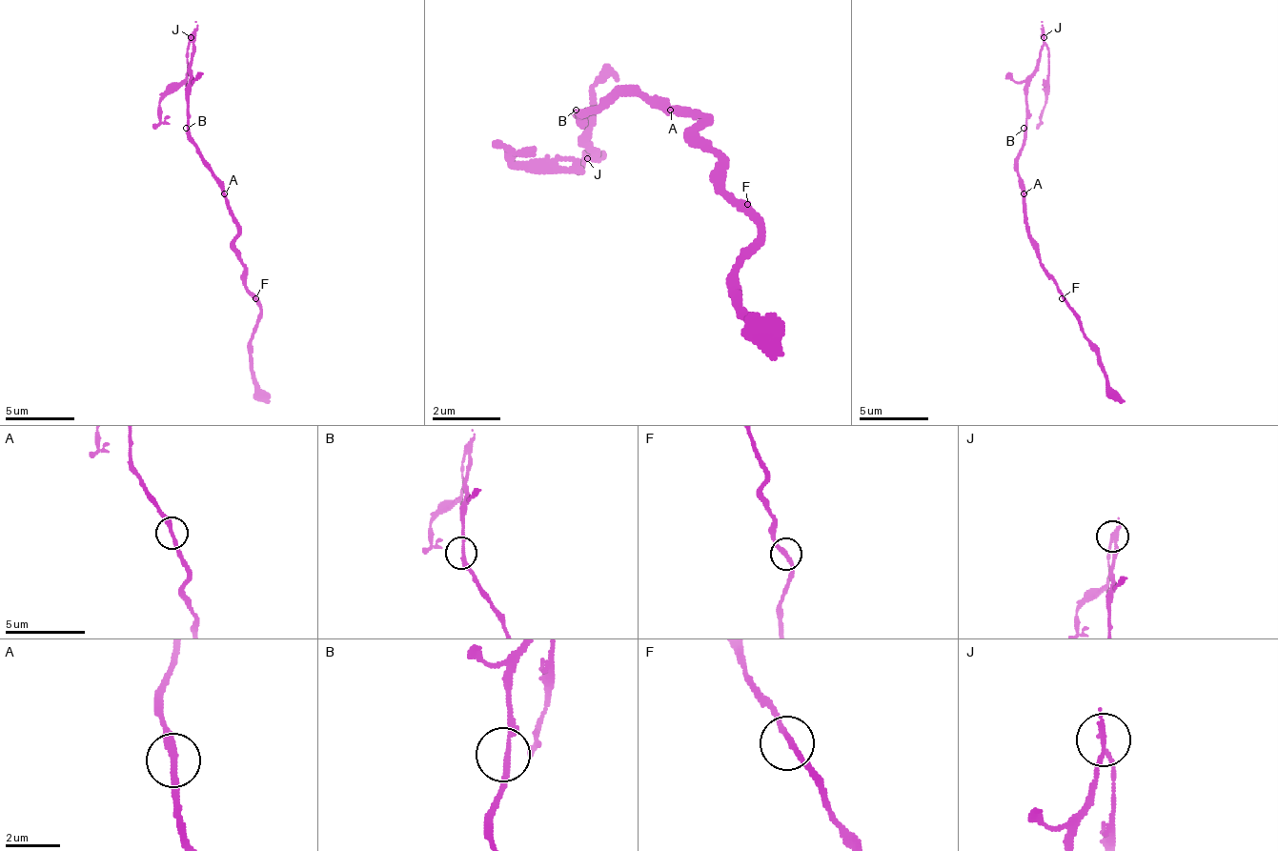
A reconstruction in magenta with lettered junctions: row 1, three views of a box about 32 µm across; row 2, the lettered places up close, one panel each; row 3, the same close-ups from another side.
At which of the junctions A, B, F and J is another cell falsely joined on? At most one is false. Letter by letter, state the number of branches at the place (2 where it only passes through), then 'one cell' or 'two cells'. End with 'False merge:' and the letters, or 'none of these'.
A: 2 | one cell
B: 2 | one cell
F: 2 | one cell
J: 2 | two cells
False merge: J

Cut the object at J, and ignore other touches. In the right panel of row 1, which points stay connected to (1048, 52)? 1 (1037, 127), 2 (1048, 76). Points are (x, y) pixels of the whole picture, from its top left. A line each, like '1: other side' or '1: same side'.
1: same side
2: same side

